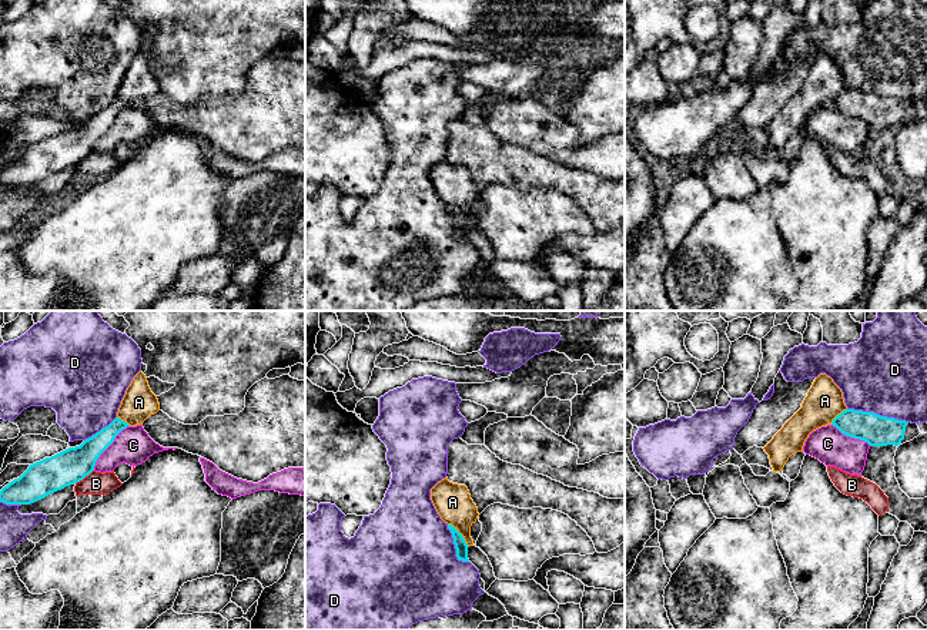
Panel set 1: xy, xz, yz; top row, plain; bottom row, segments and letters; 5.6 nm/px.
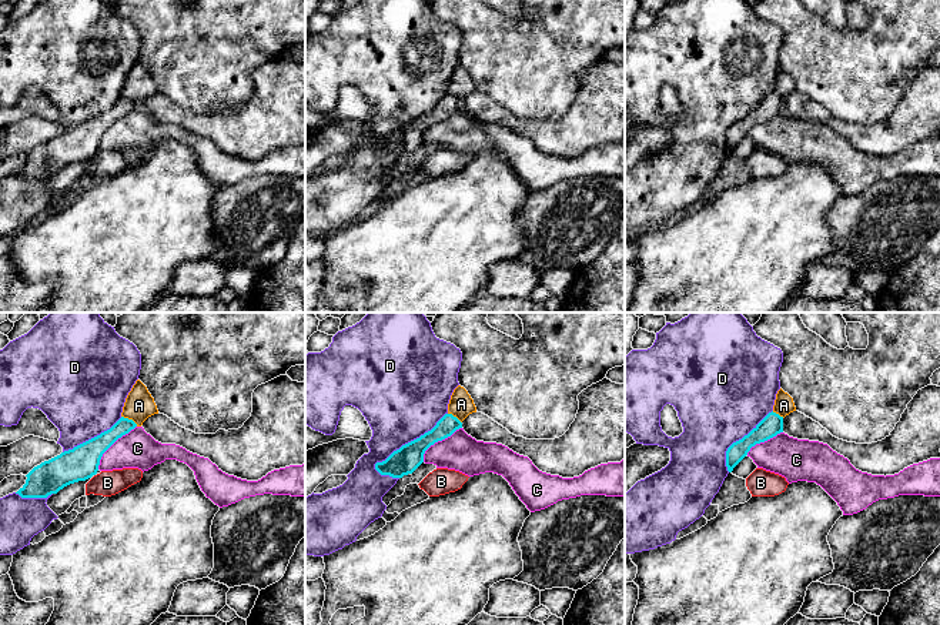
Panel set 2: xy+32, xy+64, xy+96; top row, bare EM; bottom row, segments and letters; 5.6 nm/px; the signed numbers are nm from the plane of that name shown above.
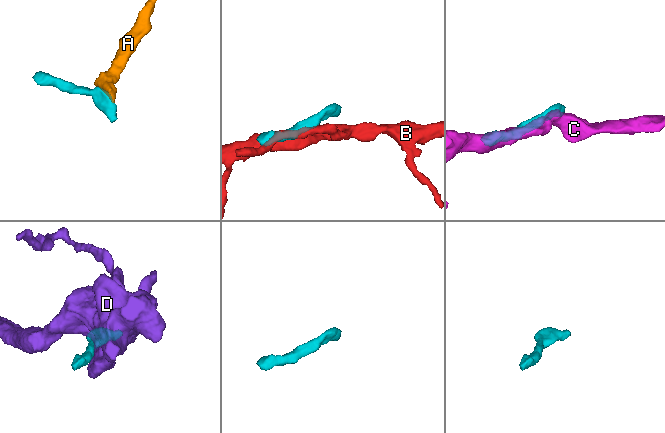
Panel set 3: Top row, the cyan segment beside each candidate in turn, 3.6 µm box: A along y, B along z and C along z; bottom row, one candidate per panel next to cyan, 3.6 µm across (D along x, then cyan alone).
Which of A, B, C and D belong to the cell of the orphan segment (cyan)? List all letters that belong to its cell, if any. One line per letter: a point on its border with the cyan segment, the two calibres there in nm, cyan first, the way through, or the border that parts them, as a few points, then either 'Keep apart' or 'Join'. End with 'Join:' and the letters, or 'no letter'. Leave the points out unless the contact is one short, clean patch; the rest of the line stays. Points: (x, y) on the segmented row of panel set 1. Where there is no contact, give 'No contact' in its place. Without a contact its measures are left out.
A: Touches cyan at xz (461, 535). Thickness 70 nm (cyan) against 200 nm. Path across: xz (461, 546), (461, 535), (459, 512), (452, 502). Join
B: Touches cyan at xy (84, 476). Thickness 190 nm (cyan) against 130 nm. Keep apart
C: Touches cyan at xy (109, 445). Thickness 190 nm (cyan) against 200 nm. Keep apart
D: Touches cyan at yz (876, 414). Thickness 180 nm (cyan) against 460 nm. Keep apart
Join: A

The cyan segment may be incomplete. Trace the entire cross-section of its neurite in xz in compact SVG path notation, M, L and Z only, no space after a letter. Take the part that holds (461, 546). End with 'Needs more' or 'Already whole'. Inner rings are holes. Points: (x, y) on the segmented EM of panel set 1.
M445 477L431 489L431 500L452 533L458 560L469 562L468 547L473 546L471 526L479 513L468 487Z. Needs more

